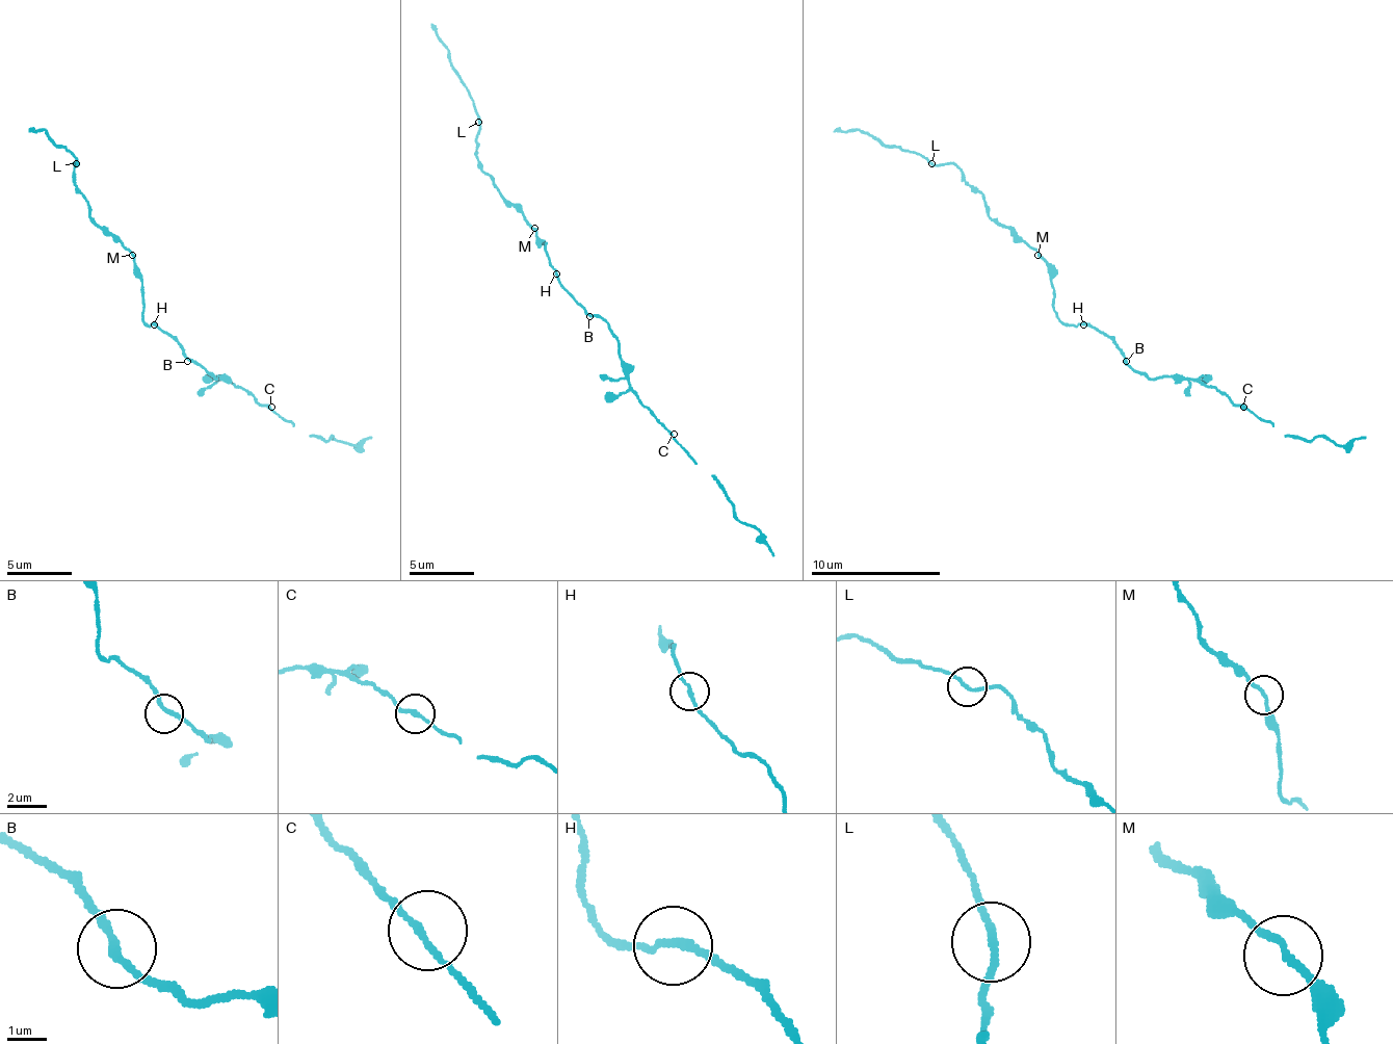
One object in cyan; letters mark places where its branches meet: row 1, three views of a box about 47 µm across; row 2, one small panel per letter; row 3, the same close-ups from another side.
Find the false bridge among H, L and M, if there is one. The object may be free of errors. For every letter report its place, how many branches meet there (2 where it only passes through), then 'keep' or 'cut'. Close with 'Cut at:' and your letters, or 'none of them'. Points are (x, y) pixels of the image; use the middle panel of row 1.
H: place (556, 273); branches 2; keep
L: place (478, 122); branches 2; keep
M: place (534, 228); branches 2; keep
Cut at: none of them

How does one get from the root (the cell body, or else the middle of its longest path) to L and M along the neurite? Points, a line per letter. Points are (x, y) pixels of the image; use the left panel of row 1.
L: (157, 325), (148, 325), (141, 319), (141, 273), (135, 257), (89, 215), (89, 205), (73, 179), (76, 163)
M: (157, 325), (148, 325), (141, 319), (141, 273), (131, 254)

